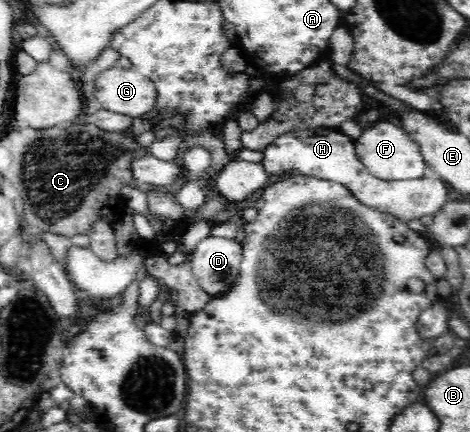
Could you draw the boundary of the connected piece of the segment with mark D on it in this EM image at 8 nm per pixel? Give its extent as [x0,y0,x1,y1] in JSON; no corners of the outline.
[192,235,243,294]

